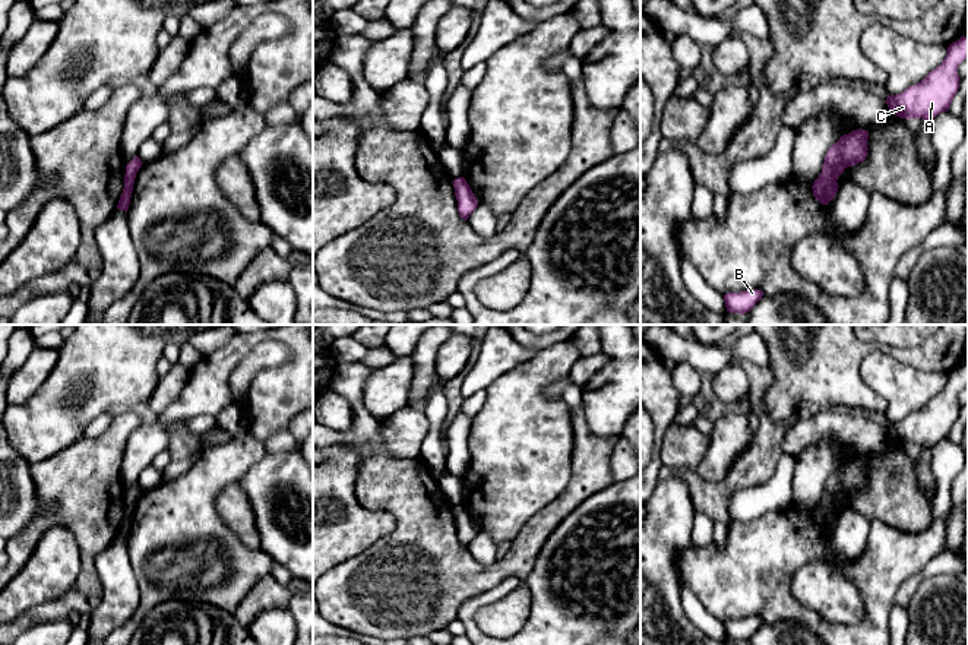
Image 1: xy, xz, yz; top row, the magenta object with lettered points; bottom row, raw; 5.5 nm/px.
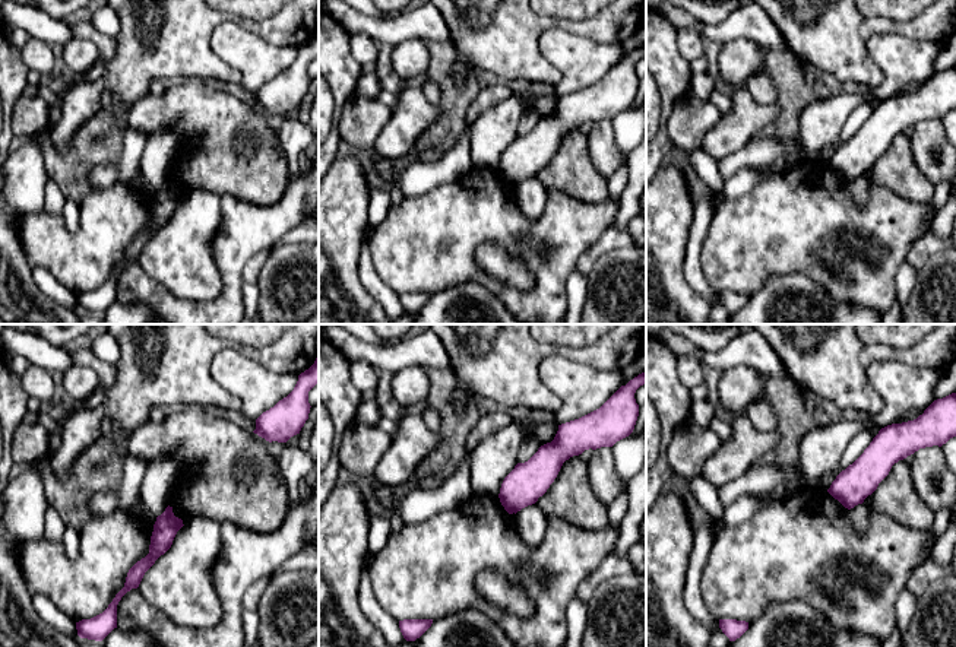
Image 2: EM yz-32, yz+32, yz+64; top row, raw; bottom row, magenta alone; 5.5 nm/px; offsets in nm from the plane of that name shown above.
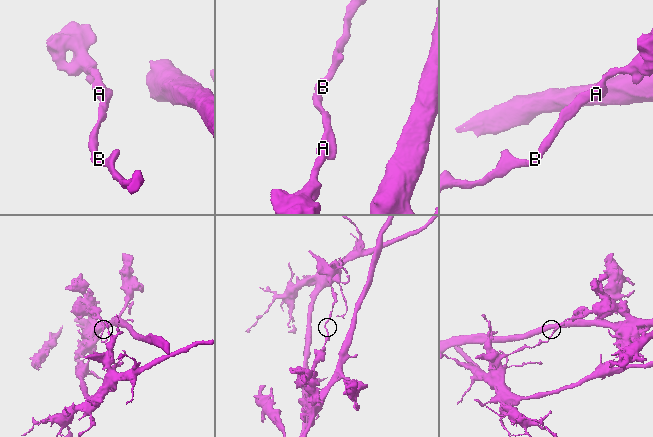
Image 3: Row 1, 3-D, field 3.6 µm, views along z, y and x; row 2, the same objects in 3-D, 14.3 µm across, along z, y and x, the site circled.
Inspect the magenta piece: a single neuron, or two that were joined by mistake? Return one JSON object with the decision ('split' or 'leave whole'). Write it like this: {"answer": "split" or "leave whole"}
{"answer": "split"}

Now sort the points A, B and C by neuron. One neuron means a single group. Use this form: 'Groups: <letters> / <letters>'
Groups: A C / B

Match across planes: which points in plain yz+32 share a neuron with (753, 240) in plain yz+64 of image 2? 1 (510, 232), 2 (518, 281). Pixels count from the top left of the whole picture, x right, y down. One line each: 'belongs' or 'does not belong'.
1: belongs
2: does not belong

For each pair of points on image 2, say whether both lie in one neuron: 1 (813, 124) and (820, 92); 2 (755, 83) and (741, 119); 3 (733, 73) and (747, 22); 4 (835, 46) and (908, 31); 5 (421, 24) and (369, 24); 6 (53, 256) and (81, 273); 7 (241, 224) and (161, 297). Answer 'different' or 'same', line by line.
1: different
2: different
3: different
4: same
5: same
6: same
7: same

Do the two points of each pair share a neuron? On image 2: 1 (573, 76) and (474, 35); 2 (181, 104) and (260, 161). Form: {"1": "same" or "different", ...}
{"1": "different", "2": "same"}

